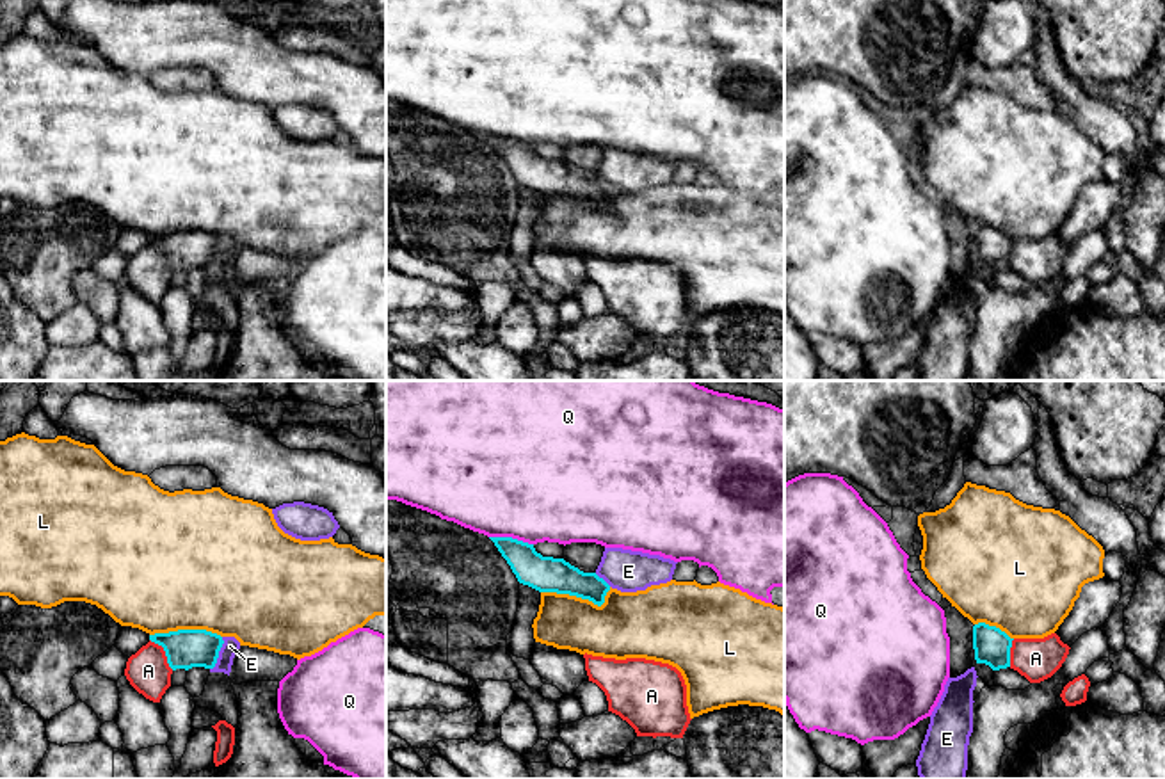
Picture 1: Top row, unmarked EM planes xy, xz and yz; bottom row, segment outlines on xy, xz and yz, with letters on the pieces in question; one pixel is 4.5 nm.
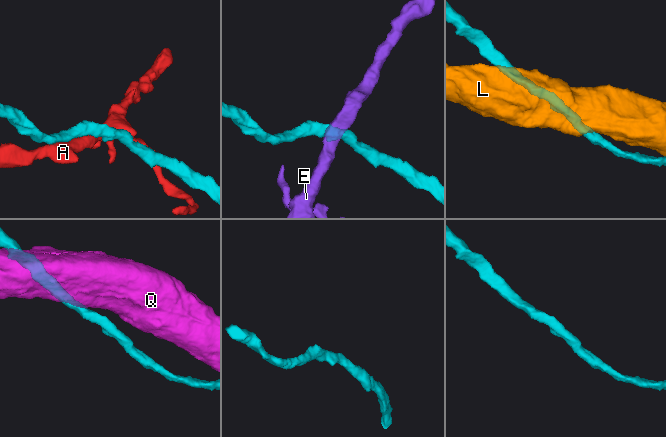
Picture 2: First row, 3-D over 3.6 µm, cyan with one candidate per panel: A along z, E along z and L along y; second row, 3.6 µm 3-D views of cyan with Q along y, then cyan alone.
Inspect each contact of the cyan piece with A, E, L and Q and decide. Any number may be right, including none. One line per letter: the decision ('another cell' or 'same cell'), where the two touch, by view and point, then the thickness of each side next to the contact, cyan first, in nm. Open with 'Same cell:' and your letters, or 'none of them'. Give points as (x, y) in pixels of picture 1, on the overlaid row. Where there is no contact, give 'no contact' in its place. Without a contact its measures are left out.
Same cell: none of them
A: another cell; contact xy (166, 653); calibres 180 and 190 nm
E: another cell; contact xy (217, 653); calibres 180 and 70 nm
L: another cell; contact xz (578, 596); calibres 160 and 280 nm
Q: another cell; contact xz (511, 538); calibres 160 and 500 nm

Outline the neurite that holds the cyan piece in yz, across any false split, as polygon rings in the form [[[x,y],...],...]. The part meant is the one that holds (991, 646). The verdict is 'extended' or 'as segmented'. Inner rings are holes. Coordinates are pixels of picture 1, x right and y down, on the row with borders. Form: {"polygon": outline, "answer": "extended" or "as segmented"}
{"polygon": [[[985,622],[973,626],[973,649],[976,663],[985,663],[992,671],[1010,667],[1012,640],[1005,631]]], "answer": "as segmented"}

